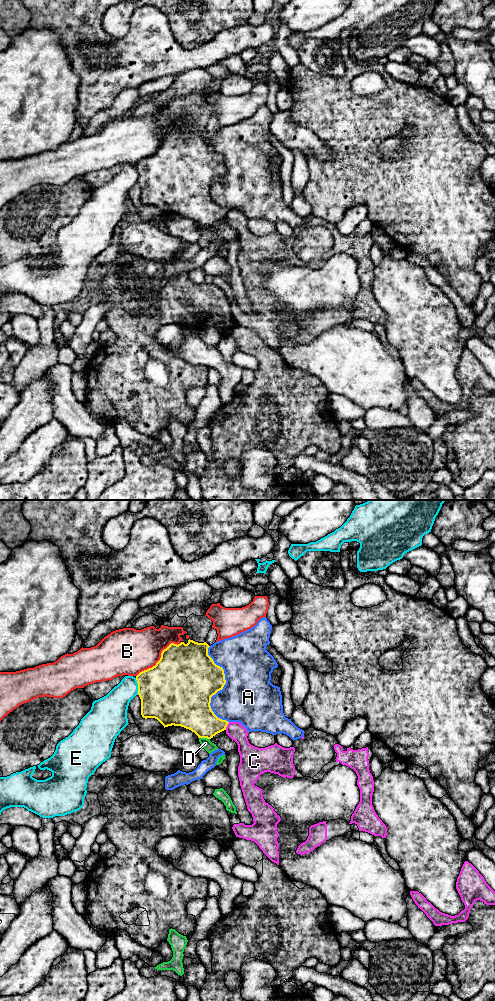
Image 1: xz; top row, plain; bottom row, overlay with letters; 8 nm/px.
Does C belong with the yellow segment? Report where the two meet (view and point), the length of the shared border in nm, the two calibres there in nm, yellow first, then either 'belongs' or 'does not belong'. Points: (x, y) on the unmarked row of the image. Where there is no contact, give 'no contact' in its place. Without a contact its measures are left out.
meets yellow in xz at (226, 214); contact 70 nm long; 260 nm thick on the yellow side, 150 nm on the other; does not belong

